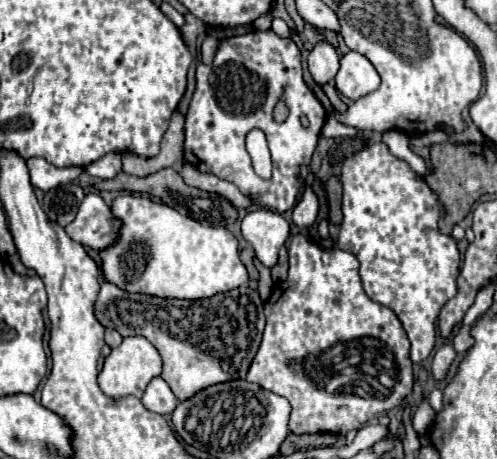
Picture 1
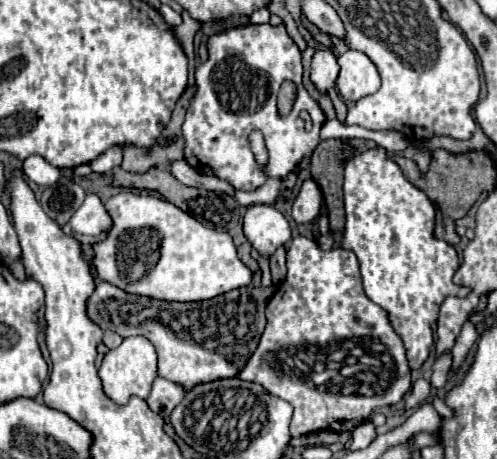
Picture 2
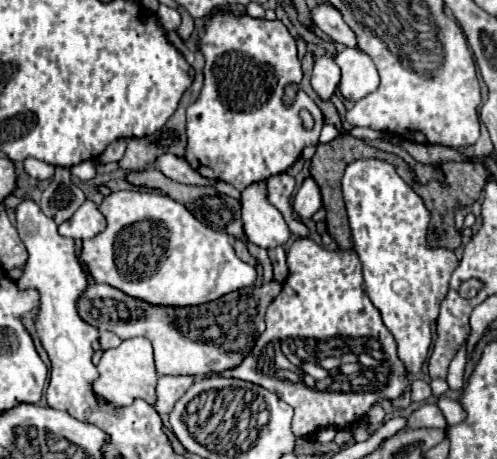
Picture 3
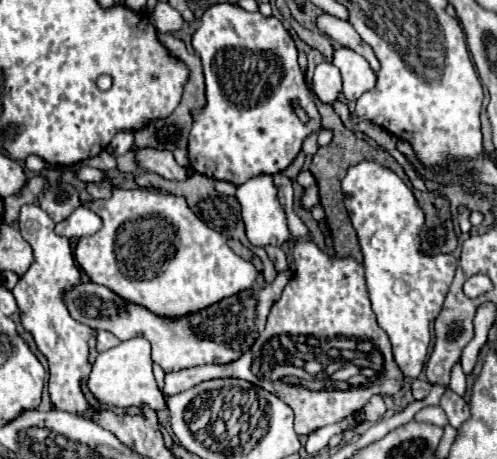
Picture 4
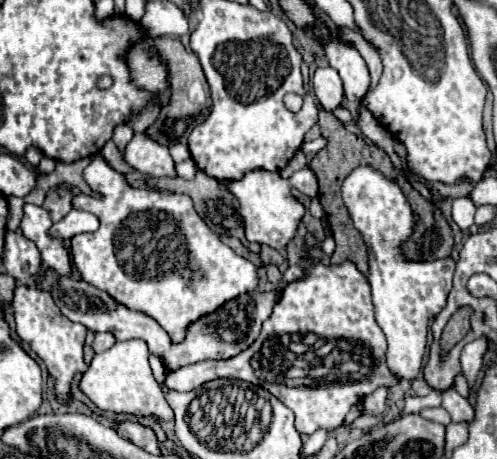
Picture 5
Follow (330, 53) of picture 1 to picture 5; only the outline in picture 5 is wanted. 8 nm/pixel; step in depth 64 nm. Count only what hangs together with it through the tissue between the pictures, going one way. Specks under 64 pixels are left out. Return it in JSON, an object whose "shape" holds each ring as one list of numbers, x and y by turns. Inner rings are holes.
{"shape":[[330,66,318,68,312,78,312,88,324,110,332,112,332,110,340,108,340,104,344,100,344,90,342,90,342,80,334,68,330,68]]}

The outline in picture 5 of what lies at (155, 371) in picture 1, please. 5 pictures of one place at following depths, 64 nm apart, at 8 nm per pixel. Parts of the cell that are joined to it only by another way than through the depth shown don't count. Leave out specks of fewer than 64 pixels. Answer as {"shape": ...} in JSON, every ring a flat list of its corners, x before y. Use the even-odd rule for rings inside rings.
{"shape":[[144,340,116,342,110,350,94,354,92,364,80,378,80,390,100,408,116,414,150,416,162,422,174,422,172,408,164,398,164,392,152,376,148,364,148,346]]}

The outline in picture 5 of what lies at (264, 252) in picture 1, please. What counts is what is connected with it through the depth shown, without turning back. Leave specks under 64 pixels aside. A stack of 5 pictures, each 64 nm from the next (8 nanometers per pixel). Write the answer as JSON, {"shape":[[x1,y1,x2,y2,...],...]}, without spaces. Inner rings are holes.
{"shape":[[252,170,252,172,246,172,244,178,240,180,224,180,224,182,228,182,228,190,240,202,240,214,244,220,248,242,268,244,270,248,284,250,286,244,290,244,296,238,300,220,304,216,304,206,292,194,290,182,284,180,278,172]]}

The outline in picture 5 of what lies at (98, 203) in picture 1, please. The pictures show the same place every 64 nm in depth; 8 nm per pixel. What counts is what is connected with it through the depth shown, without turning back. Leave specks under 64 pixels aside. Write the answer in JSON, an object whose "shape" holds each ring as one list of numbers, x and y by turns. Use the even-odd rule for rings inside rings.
{"shape":[[70,210,60,222,52,224,52,228,48,230,48,236,56,236,62,240,68,240,76,234,82,232,96,232,98,230,98,218,90,212,84,210]]}

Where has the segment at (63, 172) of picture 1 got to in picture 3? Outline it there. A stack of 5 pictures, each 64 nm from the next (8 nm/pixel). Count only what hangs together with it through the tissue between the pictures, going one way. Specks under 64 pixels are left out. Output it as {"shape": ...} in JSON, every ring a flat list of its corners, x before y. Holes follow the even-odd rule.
{"shape":[[26,158,24,168,36,180,46,180,46,178,50,178,54,174,54,166,50,166,50,164,42,162,42,160,36,160,36,158]]}

